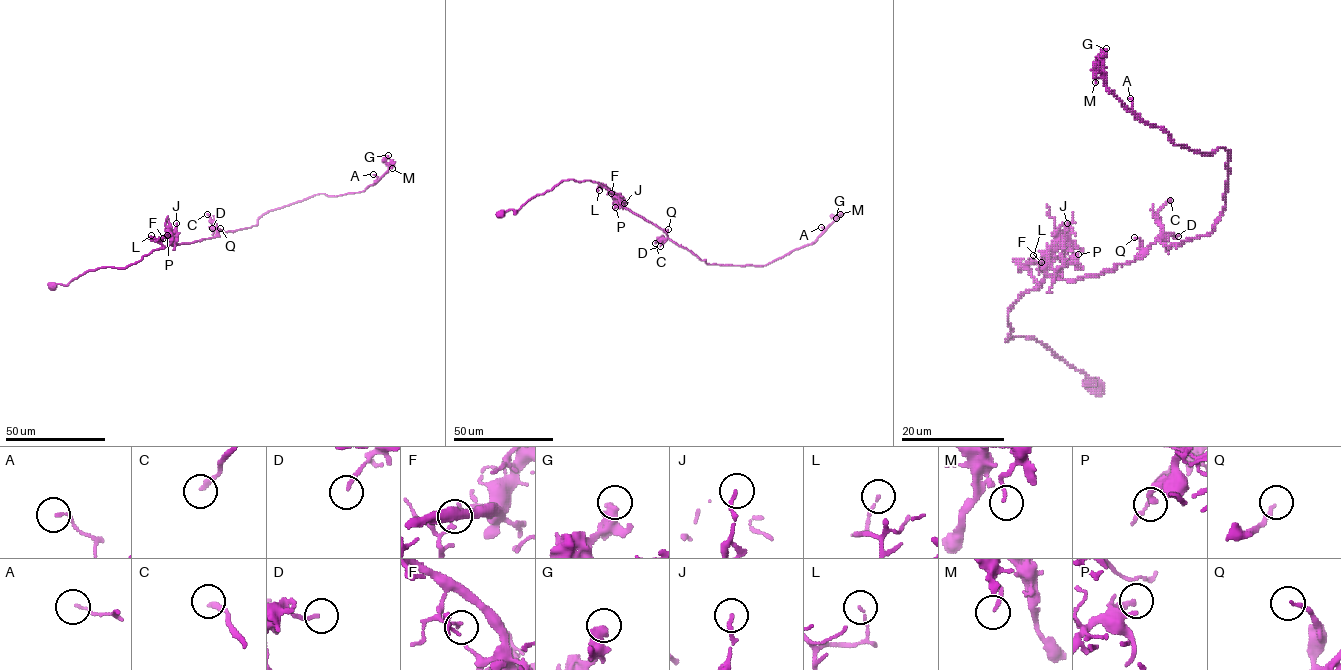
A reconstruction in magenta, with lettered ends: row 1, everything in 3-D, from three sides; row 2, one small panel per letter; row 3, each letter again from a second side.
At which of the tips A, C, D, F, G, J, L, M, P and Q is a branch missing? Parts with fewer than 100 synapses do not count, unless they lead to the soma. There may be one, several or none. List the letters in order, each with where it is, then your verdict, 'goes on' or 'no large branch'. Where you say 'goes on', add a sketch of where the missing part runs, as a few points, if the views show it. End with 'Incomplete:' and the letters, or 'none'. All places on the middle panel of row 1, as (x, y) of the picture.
A: (821, 227) | no large branch
C: (655, 243) | no large branch
D: (660, 246) | no large branch
F: (611, 193) | no large branch
G: (836, 218) | no large branch
J: (624, 203) | no large branch
L: (599, 190) | no large branch
M: (840, 214) | no large branch
P: (615, 207) | no large branch
Q: (668, 229) | no large branch
Incomplete: none

